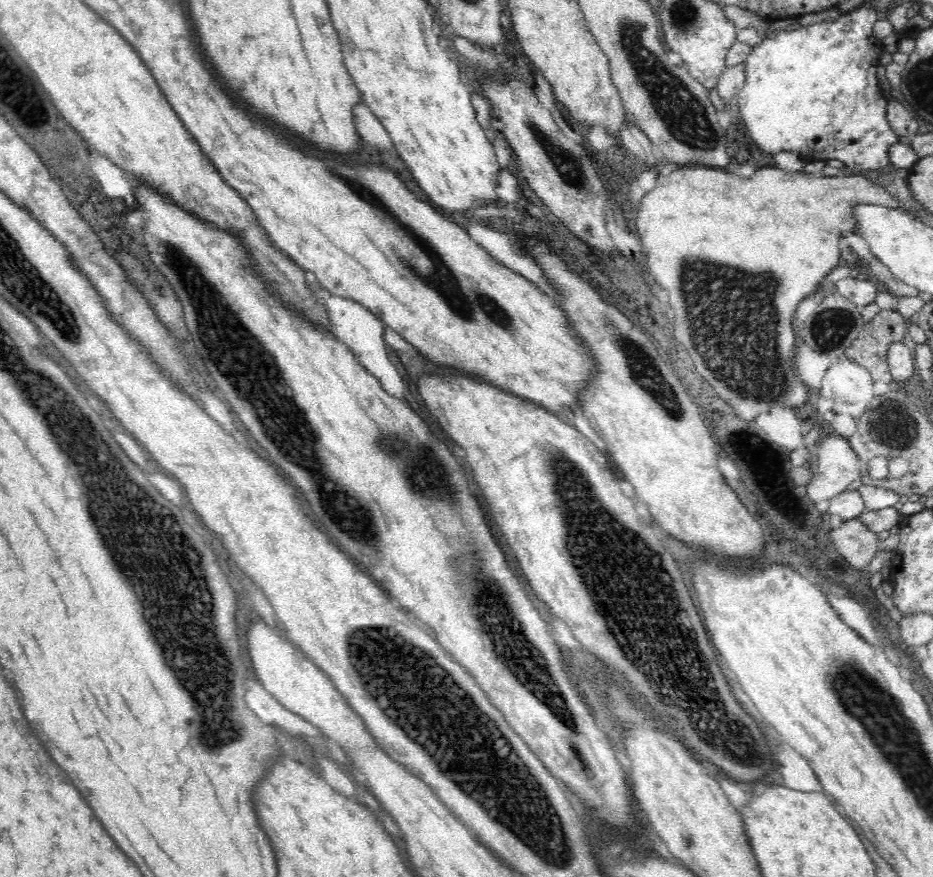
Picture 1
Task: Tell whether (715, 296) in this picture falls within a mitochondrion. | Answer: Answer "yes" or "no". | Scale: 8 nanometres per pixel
yes

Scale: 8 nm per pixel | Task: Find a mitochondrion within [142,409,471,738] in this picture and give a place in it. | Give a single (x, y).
(391, 444)

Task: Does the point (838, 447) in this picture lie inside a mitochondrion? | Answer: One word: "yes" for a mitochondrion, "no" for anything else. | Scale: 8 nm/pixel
no

